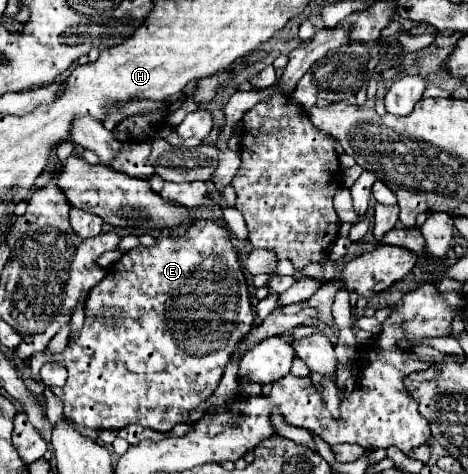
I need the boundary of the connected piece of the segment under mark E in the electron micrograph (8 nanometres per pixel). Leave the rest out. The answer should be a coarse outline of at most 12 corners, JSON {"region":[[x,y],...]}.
{"region":[[224,219],[130,249],[56,357],[66,419],[170,431],[254,323]]}

